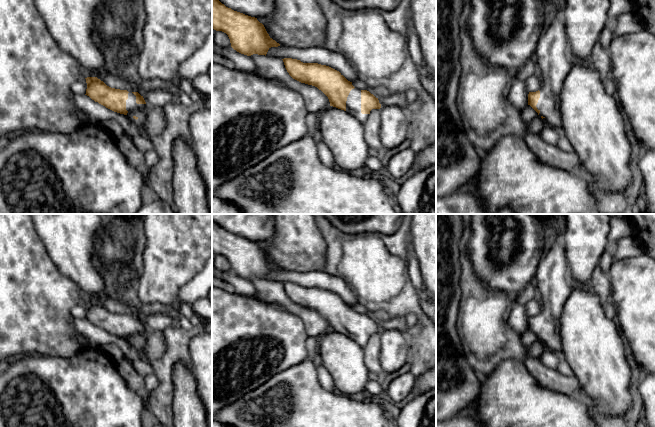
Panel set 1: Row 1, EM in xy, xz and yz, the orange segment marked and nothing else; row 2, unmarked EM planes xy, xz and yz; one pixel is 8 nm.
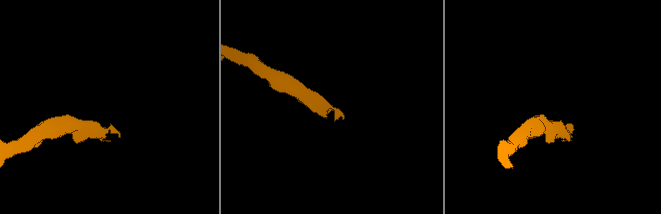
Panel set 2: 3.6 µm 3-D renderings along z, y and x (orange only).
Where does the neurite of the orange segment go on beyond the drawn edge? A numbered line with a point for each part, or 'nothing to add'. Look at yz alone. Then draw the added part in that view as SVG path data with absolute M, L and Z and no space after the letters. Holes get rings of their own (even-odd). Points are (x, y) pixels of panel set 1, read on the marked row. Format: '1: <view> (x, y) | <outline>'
1: yz (552, 47) | M551 11L546 18L546 26L539 37L535 53L543 74L540 98L536 105L543 116L545 124L562 129L560 114L560 91L562 80L571 69L571 58L568 54L563 11Z

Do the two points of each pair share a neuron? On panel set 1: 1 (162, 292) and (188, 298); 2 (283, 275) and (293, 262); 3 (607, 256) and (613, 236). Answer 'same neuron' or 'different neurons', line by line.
1: different neurons
2: different neurons
3: same neuron

